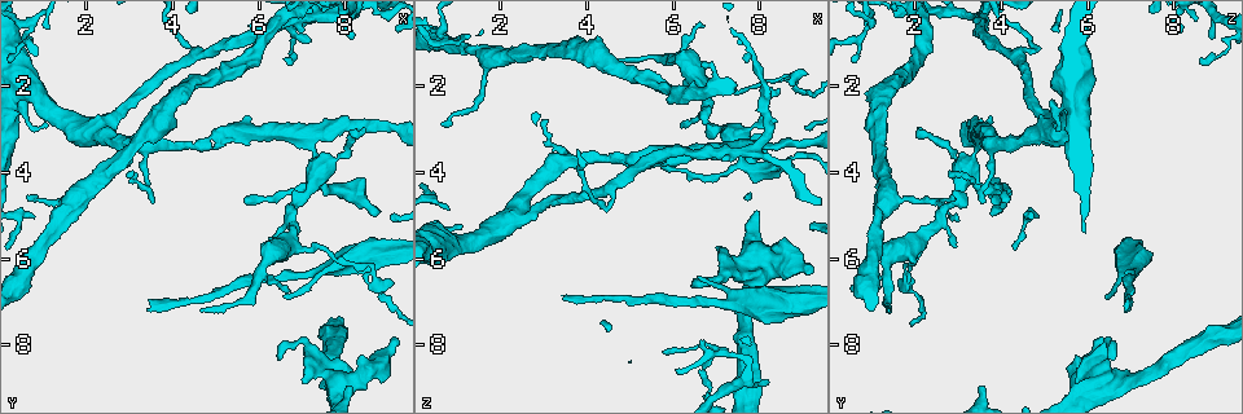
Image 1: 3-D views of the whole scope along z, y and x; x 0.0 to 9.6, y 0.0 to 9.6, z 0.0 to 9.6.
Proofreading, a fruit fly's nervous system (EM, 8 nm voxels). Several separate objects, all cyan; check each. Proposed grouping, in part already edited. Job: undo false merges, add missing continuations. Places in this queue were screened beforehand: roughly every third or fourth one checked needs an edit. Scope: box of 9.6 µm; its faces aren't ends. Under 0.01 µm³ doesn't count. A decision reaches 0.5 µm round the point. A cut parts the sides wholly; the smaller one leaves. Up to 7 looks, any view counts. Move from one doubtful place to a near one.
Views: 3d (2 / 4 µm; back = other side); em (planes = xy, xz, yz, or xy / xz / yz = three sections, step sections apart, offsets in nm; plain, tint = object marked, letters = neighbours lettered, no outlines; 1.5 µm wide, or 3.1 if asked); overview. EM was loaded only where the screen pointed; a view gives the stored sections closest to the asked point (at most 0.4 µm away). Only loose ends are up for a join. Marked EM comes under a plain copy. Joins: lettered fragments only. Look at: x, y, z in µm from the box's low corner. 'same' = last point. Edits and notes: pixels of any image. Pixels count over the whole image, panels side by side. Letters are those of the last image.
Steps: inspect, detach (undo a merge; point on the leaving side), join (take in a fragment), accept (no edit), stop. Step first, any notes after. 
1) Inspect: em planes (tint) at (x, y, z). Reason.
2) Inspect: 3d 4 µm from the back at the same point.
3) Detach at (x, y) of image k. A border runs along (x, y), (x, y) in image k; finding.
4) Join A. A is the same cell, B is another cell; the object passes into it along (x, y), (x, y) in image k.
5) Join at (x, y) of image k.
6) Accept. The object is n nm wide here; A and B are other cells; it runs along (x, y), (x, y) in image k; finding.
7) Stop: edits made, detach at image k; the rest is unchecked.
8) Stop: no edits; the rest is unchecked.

Inspect: 3d 4 µm at (0.95, 5.75, 1.05). Sudden change in width.

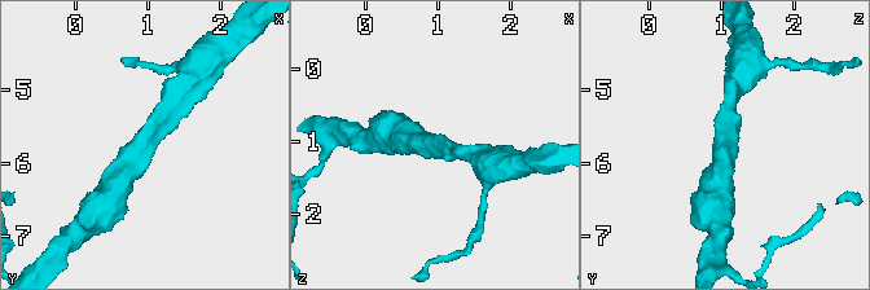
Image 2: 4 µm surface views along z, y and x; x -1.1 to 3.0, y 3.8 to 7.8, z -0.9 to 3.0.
Inspect: em xz step 4 (letters) at (1.00, 5.70, 1.10). The arms are 200, 400 nm wide; shape alone is not enough.

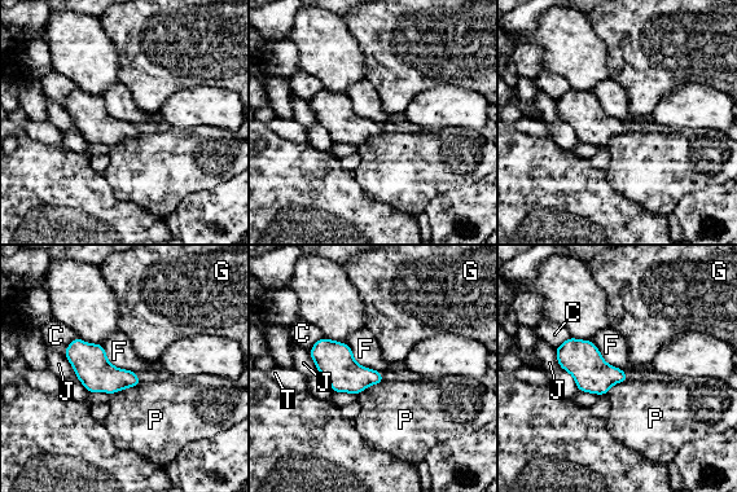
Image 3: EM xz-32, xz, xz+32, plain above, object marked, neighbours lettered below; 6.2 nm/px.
Accept. The object is 220 nm wide here; C, F, G, J, P and T are other cells; a border runs along (101, 343), (112, 364), (135, 373) in image 3; continuous, no second cell.

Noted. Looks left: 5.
Inspect: em planes (letters) at (6.50, 8.40, 6.65). Tapers out.

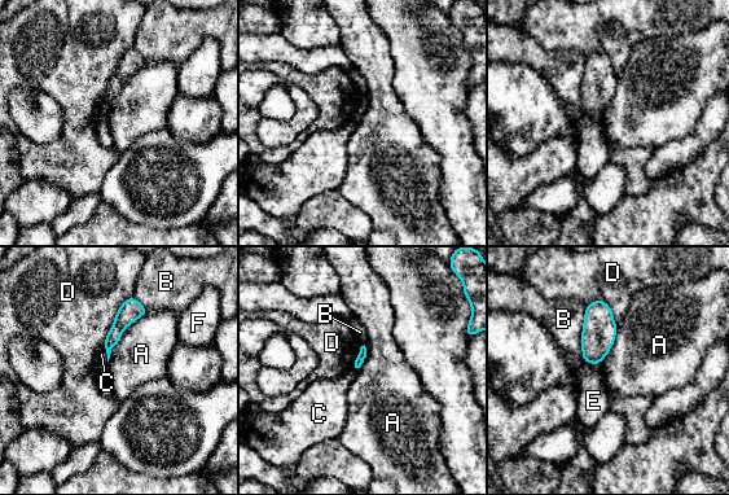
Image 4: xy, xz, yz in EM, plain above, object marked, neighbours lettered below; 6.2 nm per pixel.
Accept. A, B, C, D, E and F are other cells; a border runs along (148, 310), (124, 329), (108, 362) in image 4; no lettered fragment goes on from it.

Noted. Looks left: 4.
Inspect: em planes (letters) at (3.30, 3.35, 3.80). Three arms meet.

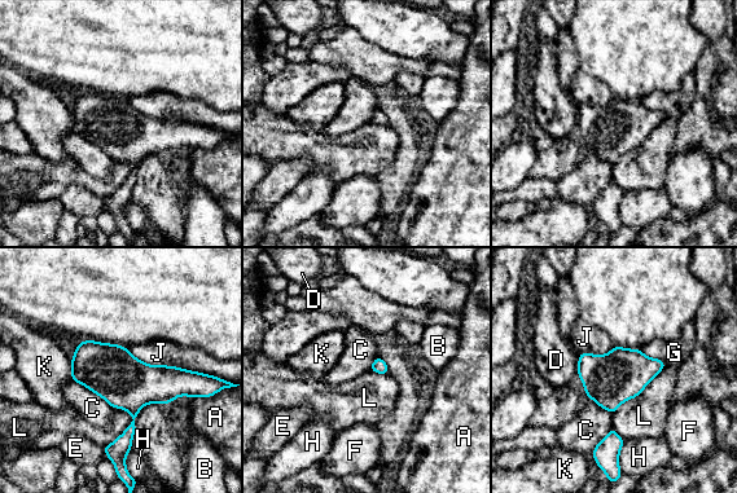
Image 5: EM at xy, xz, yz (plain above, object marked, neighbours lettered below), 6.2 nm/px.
Accept. A, B, C, D, E, F, G, H, J, K and L are other cells; one cell here.

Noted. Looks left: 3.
Stop: no edits; the rest is unchecked.

